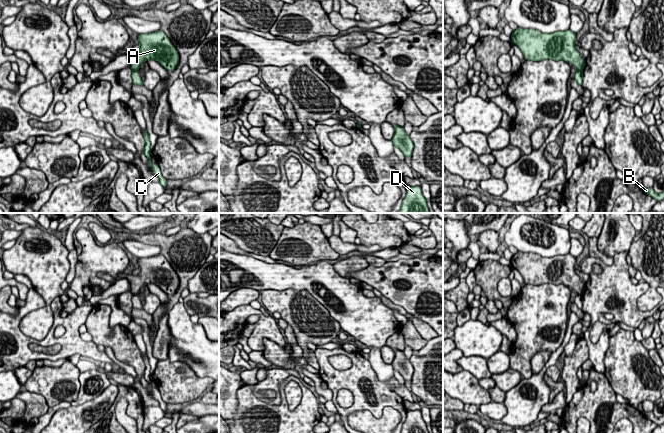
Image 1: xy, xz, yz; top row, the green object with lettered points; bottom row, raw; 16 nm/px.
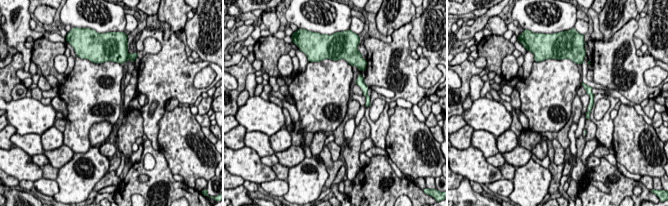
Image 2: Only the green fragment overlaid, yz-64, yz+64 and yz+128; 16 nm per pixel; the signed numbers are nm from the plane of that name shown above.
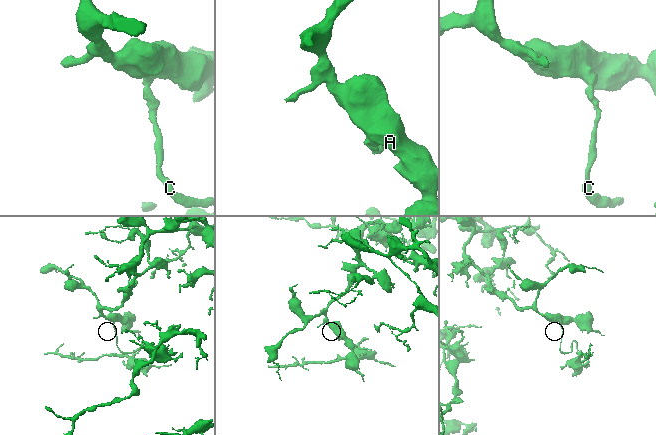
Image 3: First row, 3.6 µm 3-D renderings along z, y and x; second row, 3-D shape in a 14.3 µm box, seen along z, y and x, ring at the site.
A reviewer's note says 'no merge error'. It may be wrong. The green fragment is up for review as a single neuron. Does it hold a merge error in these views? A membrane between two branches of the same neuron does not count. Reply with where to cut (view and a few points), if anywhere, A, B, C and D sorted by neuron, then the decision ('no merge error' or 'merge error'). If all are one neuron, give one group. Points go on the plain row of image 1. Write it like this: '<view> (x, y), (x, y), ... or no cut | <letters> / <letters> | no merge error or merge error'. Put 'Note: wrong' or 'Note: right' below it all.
yz (577, 293), (581, 296) | A D / B C | merge error
Note: wrong

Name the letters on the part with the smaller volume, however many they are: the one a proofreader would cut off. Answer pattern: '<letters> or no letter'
B, C

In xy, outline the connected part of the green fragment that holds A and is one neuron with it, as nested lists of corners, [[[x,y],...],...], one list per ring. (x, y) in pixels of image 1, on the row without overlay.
[[[162,254],[139,258],[138,275],[128,277],[131,285],[131,293],[137,295],[143,285],[157,285],[167,295],[173,295],[179,286],[179,278],[175,270]]]

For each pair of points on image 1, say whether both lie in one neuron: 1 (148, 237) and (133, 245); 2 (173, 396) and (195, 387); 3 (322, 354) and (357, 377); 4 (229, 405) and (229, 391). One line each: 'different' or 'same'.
1: different
2: same
3: same
4: same

